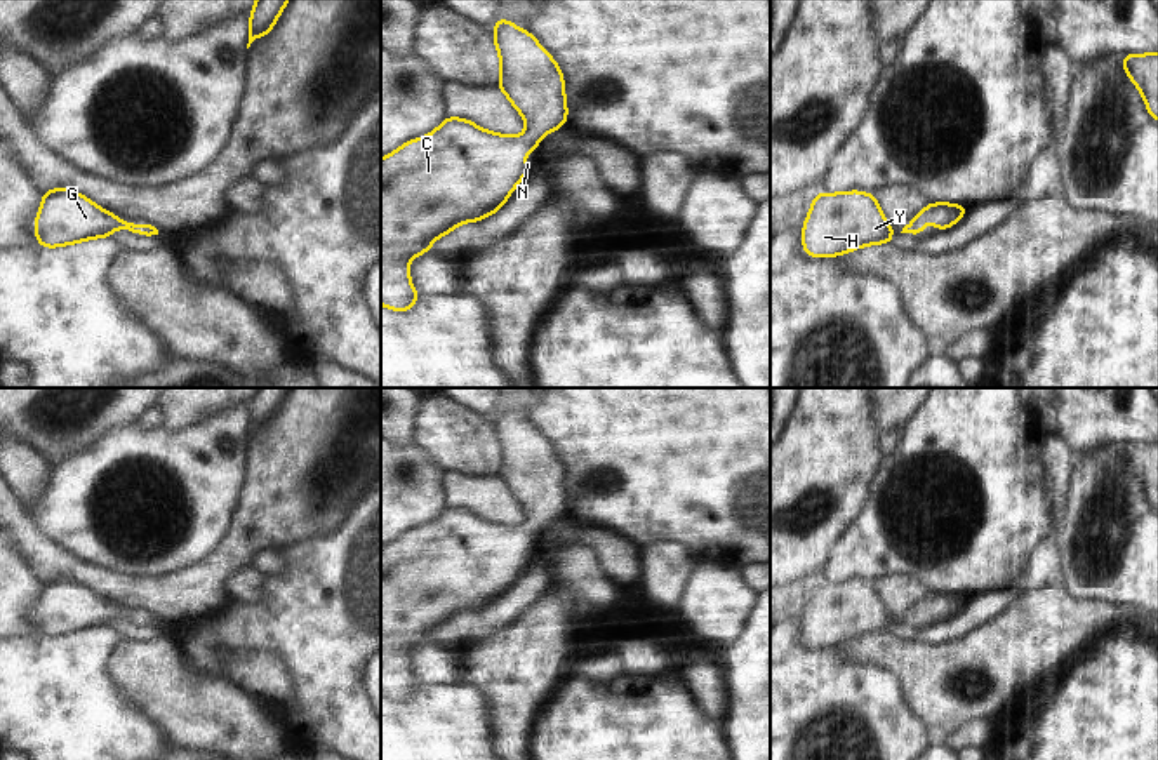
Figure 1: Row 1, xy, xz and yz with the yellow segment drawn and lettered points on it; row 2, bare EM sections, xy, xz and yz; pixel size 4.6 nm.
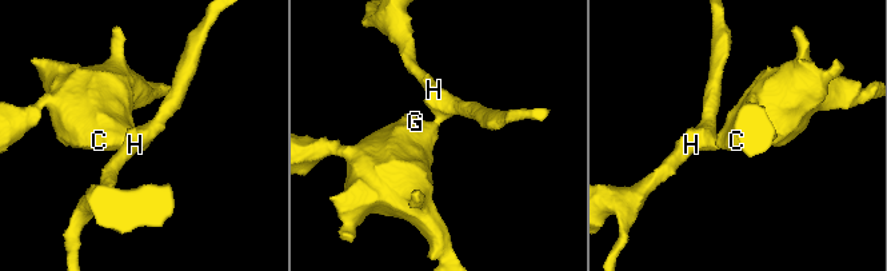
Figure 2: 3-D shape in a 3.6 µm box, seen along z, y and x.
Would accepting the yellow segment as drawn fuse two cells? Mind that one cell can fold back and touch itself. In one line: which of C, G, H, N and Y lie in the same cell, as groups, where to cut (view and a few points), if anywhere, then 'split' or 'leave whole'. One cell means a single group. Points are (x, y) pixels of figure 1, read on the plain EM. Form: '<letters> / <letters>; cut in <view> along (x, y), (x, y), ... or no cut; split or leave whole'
C G H N Y; no cut; leave whole

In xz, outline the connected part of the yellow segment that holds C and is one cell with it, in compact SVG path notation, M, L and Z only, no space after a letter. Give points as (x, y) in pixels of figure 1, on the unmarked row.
M504 403L492 421L501 447L497 477L525 508L527 518L522 525L502 525L447 504L431 523L412 529L381 548L381 694L393 701L409 701L421 685L410 675L410 649L429 643L429 635L459 614L496 603L529 565L532 548L513 550L509 539L532 543L541 527L565 517L569 499L558 452L532 423L508 412Z

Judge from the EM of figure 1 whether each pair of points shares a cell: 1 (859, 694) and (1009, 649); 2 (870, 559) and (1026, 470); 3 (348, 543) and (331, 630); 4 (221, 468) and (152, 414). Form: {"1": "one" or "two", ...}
{"1": "two", "2": "one", "3": "one", "4": "two"}

